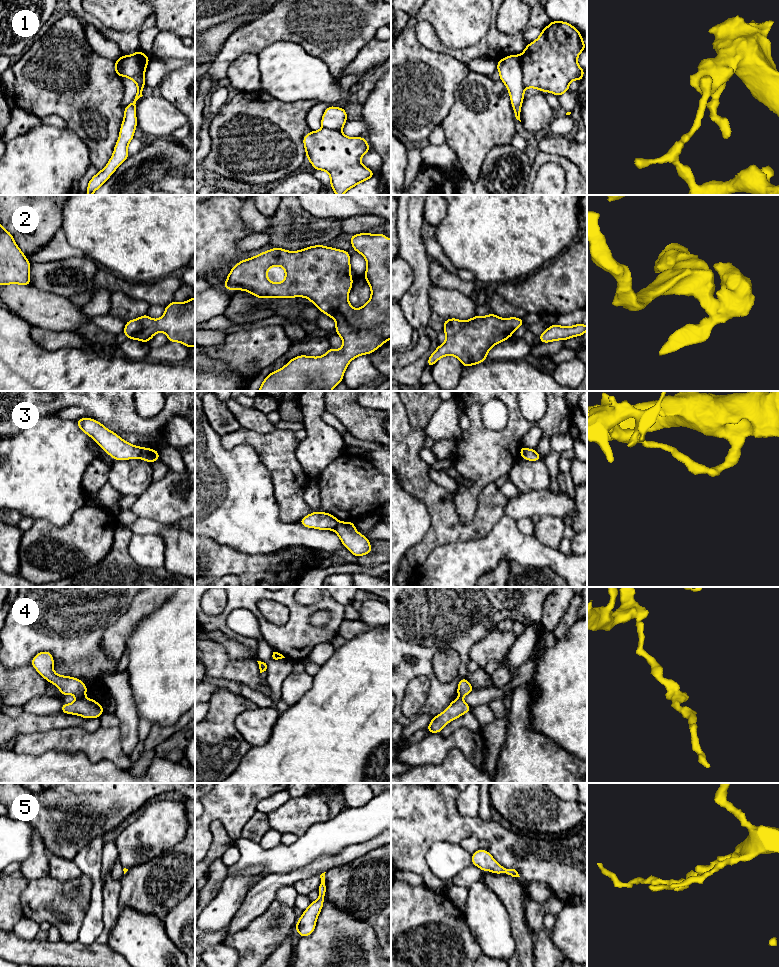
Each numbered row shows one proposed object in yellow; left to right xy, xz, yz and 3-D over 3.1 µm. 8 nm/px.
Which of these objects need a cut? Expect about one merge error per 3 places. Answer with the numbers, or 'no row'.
1, 3, 4

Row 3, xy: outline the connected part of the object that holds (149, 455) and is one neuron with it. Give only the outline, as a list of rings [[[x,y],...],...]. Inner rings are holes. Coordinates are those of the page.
[[[143,448],[141,453],[141,459],[149,463],[152,463],[156,460],[160,460],[159,451],[150,448]]]

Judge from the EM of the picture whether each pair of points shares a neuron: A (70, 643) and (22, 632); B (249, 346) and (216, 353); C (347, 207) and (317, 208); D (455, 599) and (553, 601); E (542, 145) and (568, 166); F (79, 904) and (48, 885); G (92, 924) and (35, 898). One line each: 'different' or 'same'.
A: same
B: same
C: same
D: different
E: different
F: same
G: different

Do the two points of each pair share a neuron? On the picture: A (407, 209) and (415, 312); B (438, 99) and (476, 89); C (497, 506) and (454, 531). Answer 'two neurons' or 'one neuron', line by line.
A: one neuron
B: two neurons
C: one neuron

